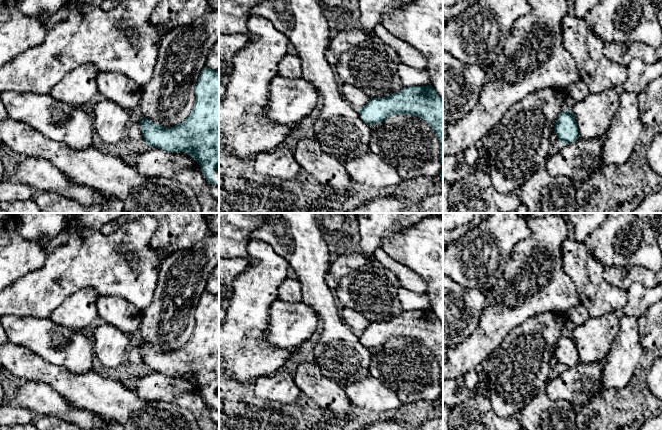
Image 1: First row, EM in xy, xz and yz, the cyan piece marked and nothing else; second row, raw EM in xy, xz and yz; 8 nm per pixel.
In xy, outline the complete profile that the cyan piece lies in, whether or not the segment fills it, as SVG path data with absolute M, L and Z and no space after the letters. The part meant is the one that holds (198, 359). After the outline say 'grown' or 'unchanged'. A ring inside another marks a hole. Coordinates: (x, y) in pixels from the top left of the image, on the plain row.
M205 291L200 297L194 318L194 330L182 347L165 352L142 341L140 355L150 371L187 377L200 389L207 408L219 411L219 295Z | grown

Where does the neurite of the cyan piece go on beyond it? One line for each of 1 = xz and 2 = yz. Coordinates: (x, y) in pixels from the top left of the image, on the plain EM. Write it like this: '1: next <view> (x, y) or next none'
1: next none
2: next none

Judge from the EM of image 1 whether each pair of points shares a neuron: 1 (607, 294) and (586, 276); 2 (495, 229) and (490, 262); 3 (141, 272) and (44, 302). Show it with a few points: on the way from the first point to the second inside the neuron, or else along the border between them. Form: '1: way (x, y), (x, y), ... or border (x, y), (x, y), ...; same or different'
1: way (602, 292), (591, 281); same
2: way (495, 237), (490, 244), (490, 254); same
3: way (117, 272), (74, 272), (68, 278); same

